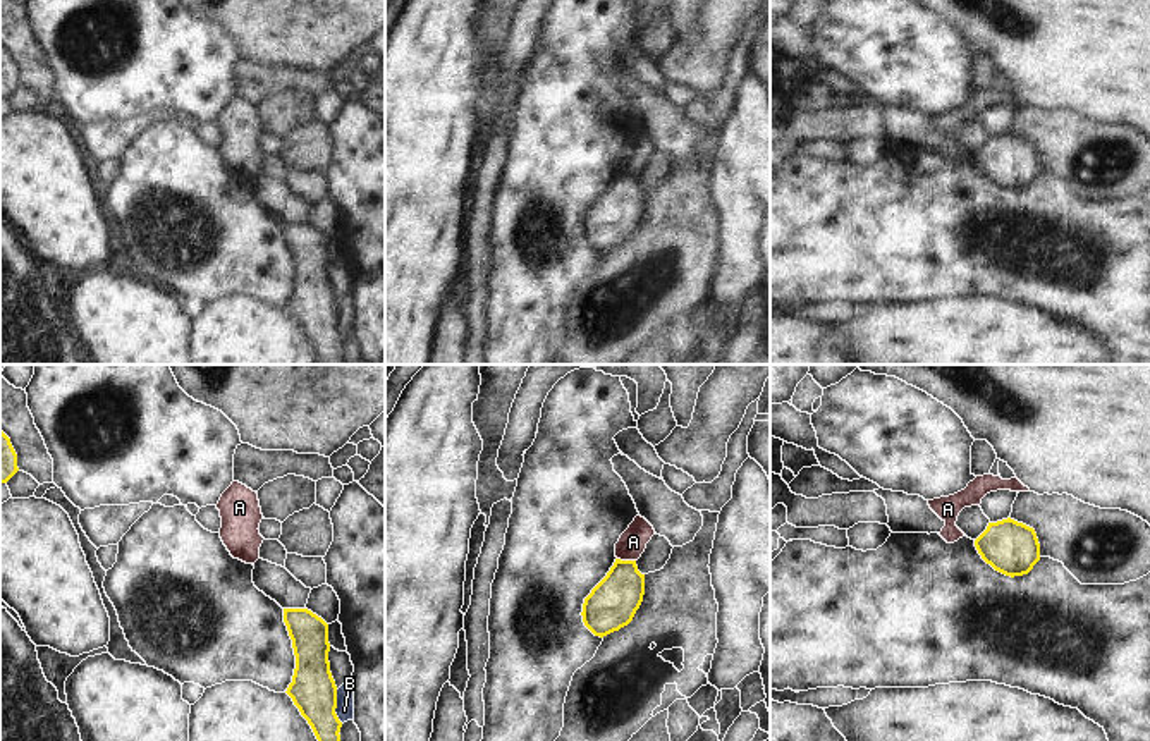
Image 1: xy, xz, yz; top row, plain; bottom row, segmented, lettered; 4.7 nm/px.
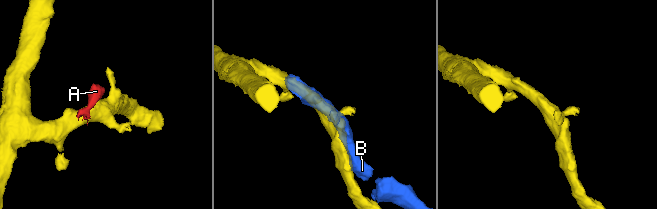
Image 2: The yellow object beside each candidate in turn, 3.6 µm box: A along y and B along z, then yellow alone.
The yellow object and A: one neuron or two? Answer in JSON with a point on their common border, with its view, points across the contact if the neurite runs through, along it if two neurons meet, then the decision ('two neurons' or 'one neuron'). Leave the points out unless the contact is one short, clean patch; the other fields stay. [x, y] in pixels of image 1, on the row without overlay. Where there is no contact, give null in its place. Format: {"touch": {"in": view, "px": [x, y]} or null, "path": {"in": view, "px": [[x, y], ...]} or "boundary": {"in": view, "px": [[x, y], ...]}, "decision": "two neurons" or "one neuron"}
{"touch": {"in": "xz", "px": [626, 176]}, "boundary": {"in": "xz", "px": [[617, 172], [635, 176]]}, "decision": "two neurons"}

